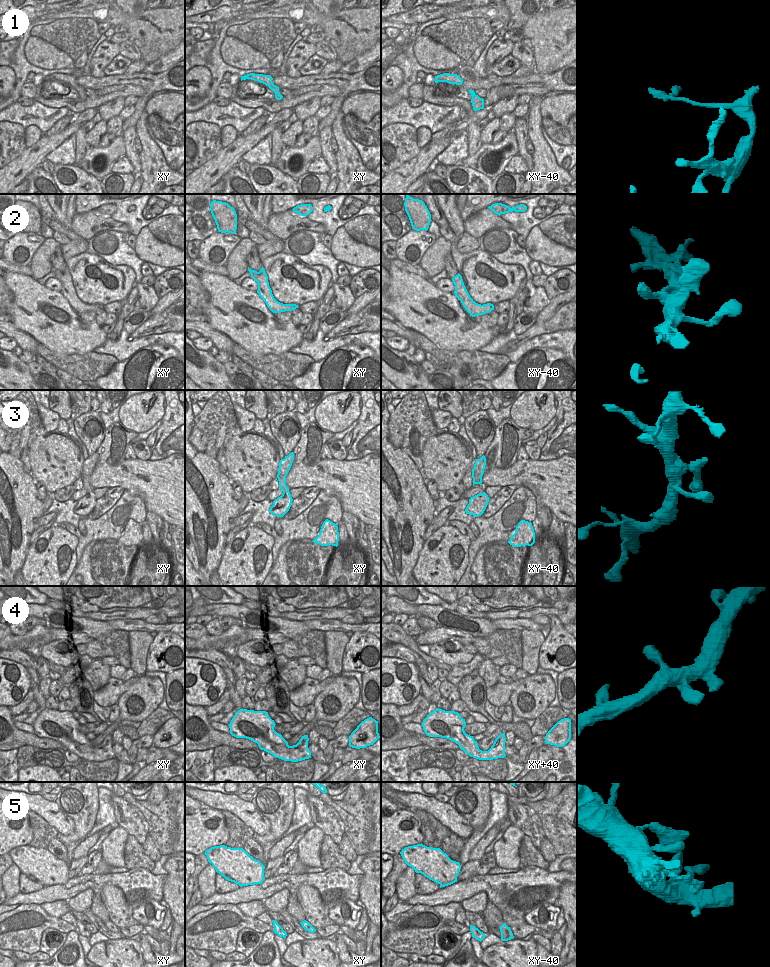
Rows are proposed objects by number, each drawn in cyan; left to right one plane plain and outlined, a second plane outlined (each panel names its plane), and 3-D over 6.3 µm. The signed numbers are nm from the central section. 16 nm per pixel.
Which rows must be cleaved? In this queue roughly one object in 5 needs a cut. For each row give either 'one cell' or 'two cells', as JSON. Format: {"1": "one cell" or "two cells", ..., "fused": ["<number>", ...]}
{"1": "one cell", "2": "one cell", "3": "one cell", "4": "one cell", "5": "one cell", "fused": []}

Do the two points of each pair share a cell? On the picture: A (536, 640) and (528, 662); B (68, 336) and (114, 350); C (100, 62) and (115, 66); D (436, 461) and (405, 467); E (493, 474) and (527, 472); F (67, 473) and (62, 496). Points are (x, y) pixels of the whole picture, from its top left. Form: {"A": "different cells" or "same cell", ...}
{"A": "same cell", "B": "different cells", "C": "different cells", "D": "different cells", "E": "same cell", "F": "different cells"}

